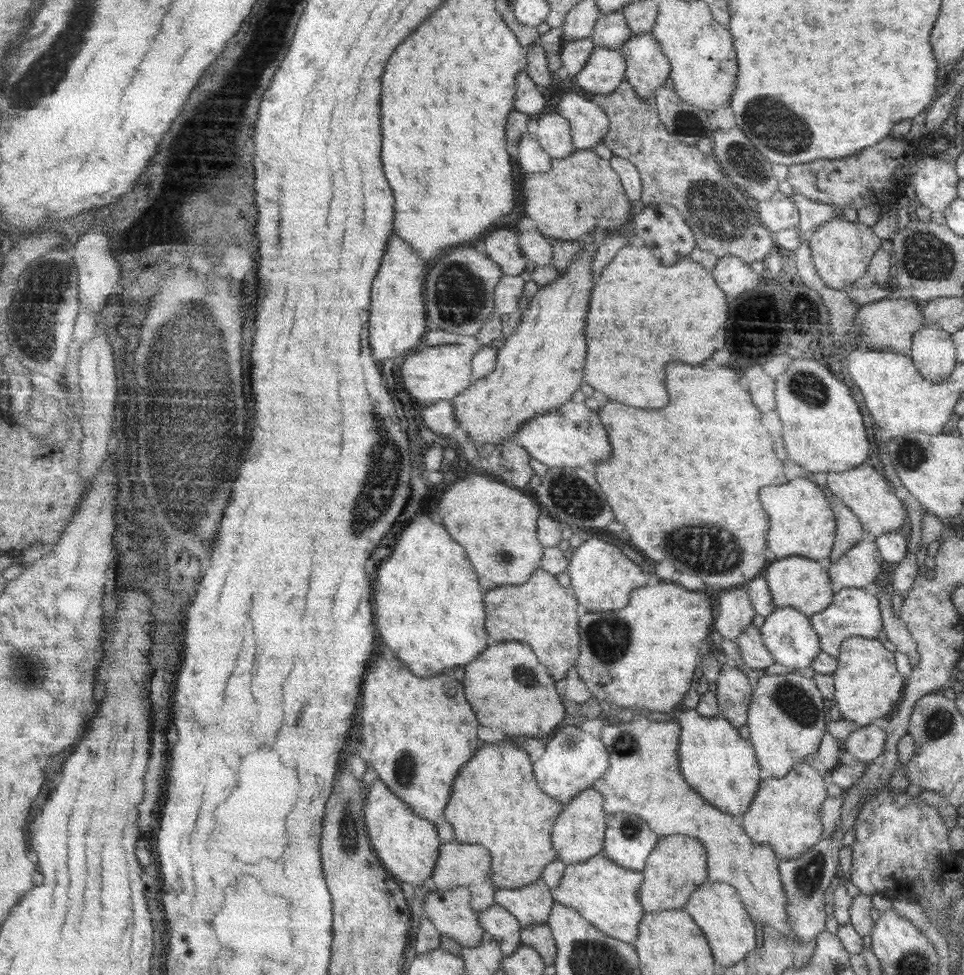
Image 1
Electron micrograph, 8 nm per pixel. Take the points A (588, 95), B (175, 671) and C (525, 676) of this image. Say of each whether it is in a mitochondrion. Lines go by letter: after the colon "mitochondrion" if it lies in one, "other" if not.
A: other
B: other
C: mitochondrion

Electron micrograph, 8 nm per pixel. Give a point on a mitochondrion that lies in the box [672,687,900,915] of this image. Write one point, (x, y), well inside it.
(804, 881)

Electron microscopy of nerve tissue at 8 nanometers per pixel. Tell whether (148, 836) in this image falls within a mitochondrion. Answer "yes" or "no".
no

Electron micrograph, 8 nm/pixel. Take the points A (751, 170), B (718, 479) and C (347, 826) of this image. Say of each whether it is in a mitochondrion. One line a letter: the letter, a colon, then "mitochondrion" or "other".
A: mitochondrion
B: other
C: mitochondrion

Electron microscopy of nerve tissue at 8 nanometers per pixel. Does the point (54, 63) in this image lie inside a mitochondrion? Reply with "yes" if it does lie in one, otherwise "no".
yes

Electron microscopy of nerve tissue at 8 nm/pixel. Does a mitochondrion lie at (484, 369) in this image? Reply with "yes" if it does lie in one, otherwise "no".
no

